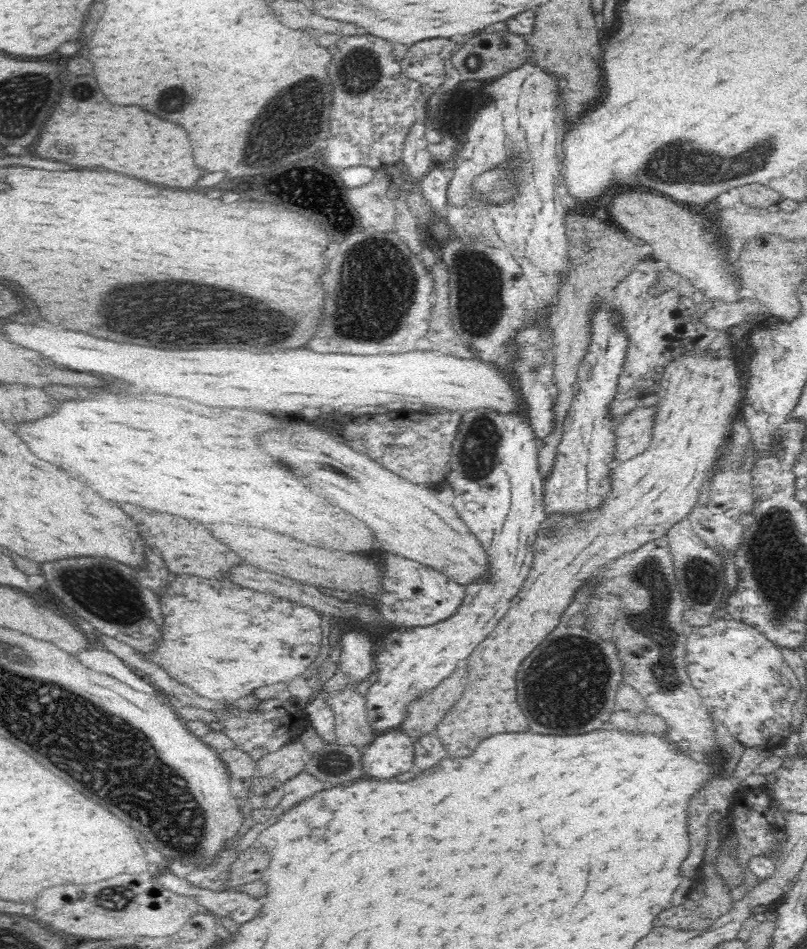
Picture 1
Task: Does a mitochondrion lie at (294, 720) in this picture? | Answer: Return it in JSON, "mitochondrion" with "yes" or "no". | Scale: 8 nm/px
{"mitochondrion":"no"}

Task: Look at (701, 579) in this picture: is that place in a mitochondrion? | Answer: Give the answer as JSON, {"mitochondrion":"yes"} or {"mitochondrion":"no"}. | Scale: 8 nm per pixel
{"mitochondrion":"yes"}

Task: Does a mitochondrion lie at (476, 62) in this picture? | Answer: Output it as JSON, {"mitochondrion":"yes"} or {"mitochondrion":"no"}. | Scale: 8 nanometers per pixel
{"mitochondrion":"yes"}

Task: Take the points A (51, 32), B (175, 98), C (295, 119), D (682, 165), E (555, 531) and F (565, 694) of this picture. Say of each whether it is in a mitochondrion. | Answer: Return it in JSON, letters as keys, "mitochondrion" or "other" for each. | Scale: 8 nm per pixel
{"A":"other","B":"mitochondrion","C":"mitochondrion","D":"mitochondrion","E":"mitochondrion","F":"mitochondrion"}

